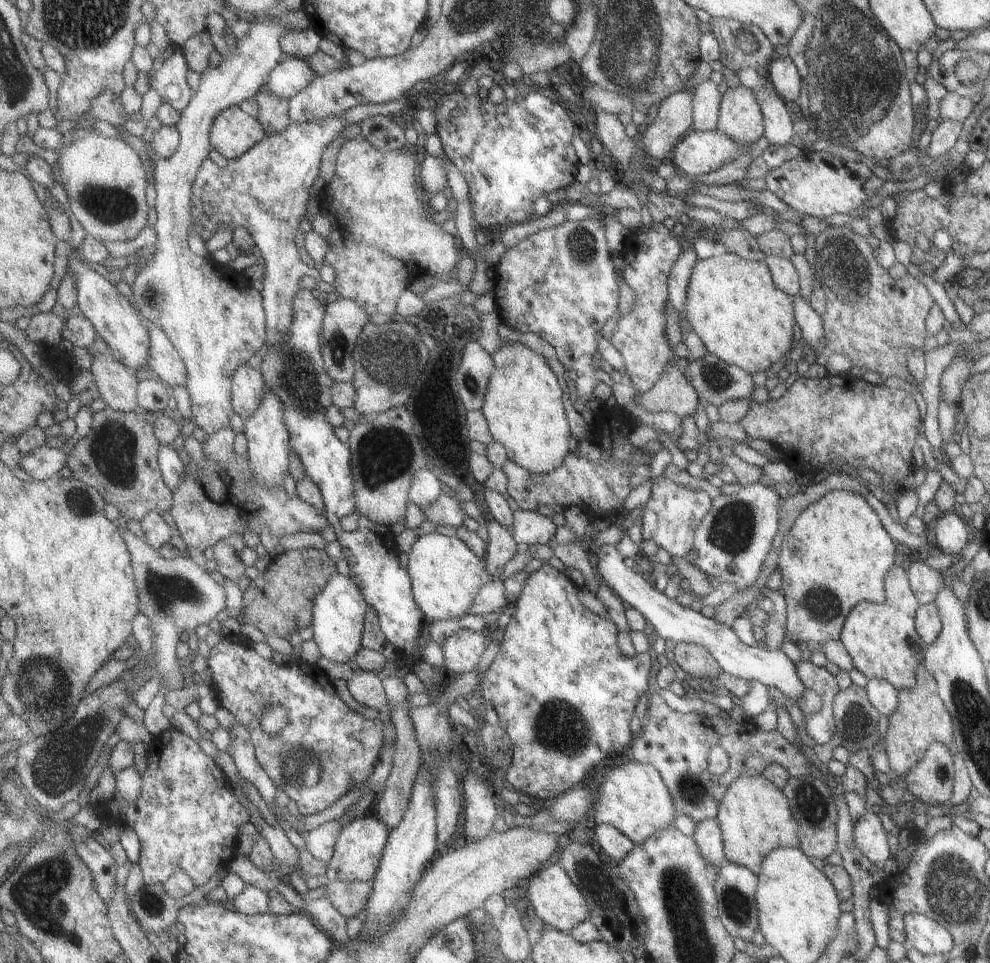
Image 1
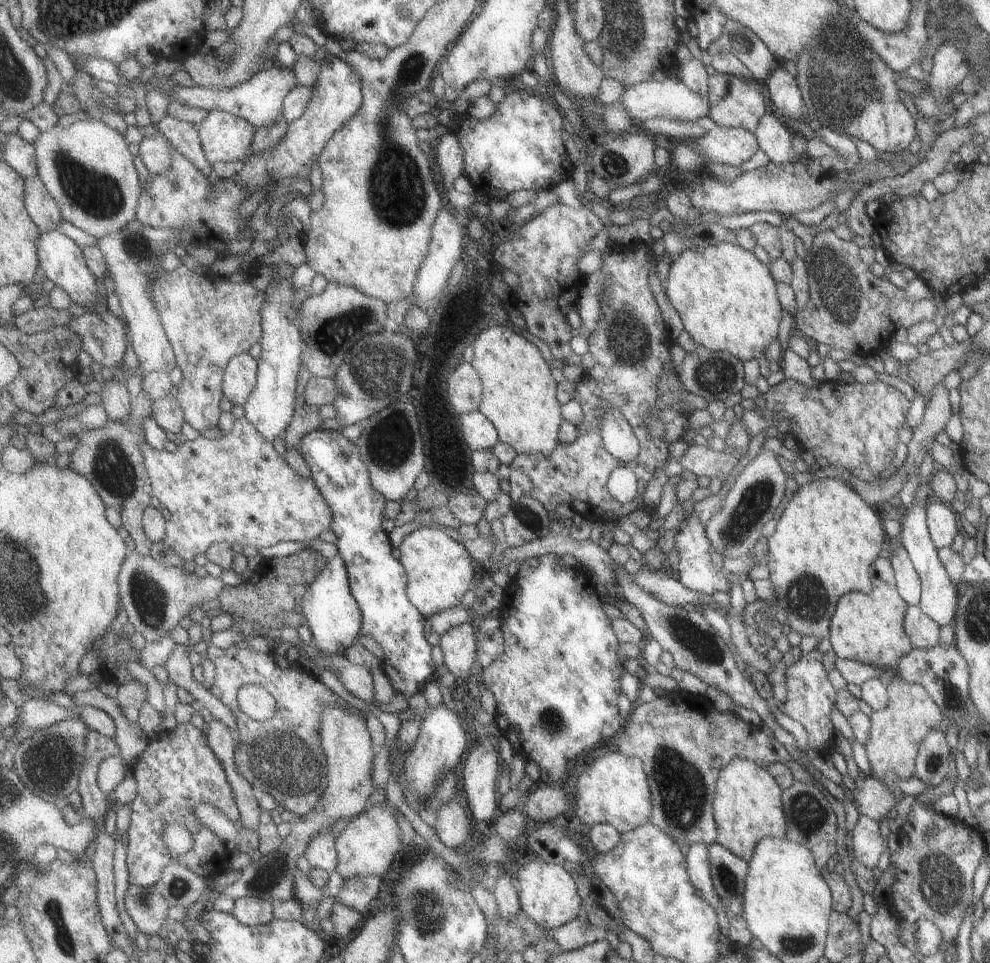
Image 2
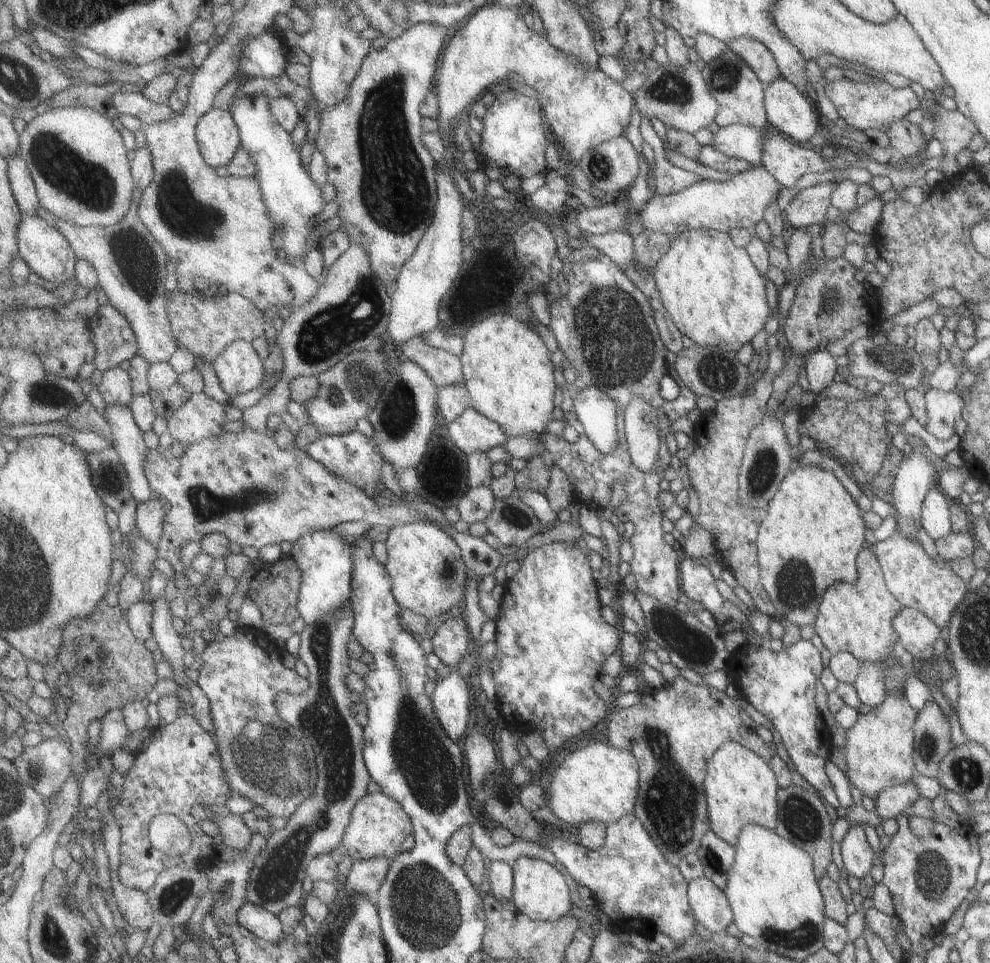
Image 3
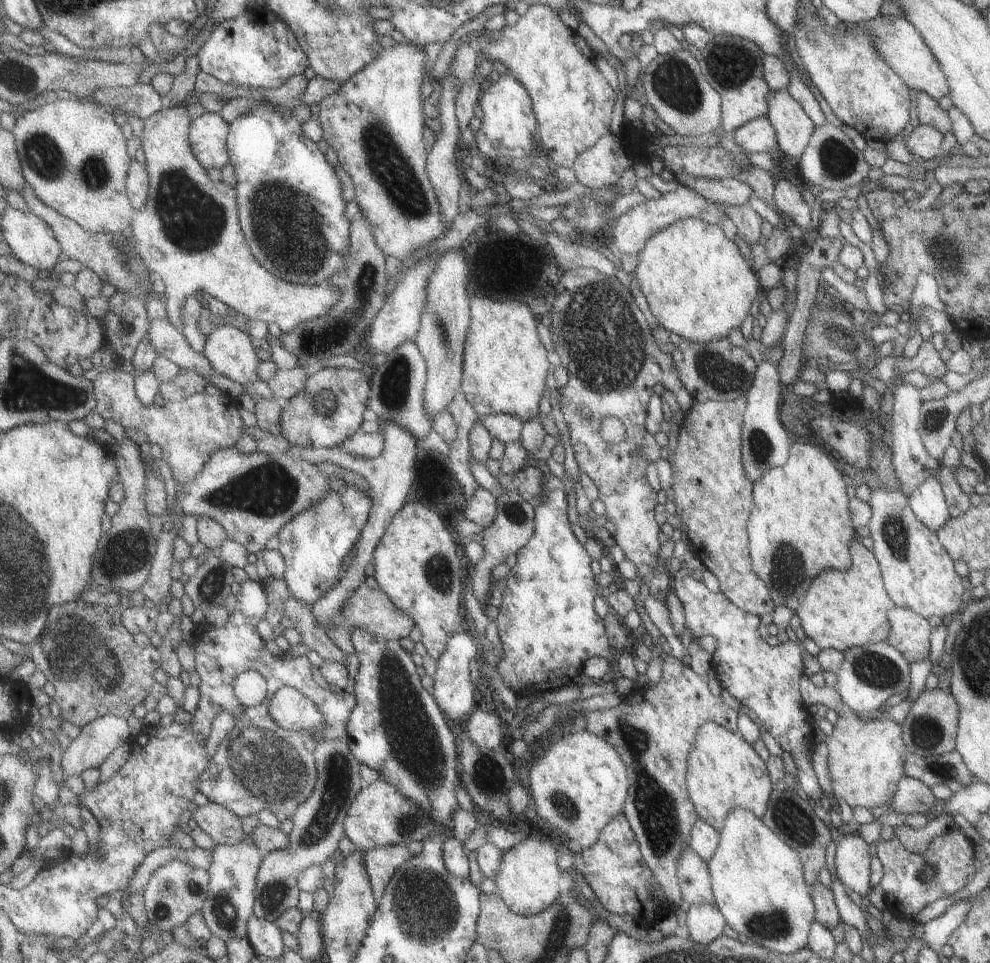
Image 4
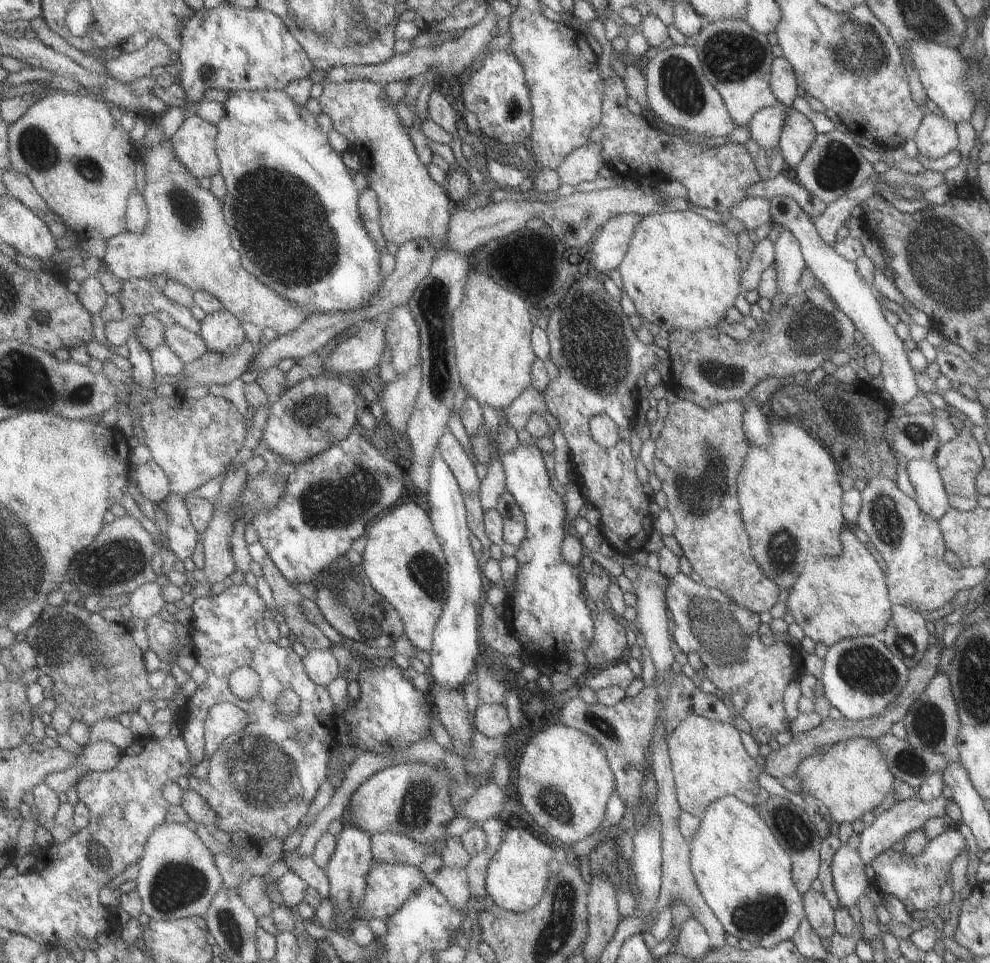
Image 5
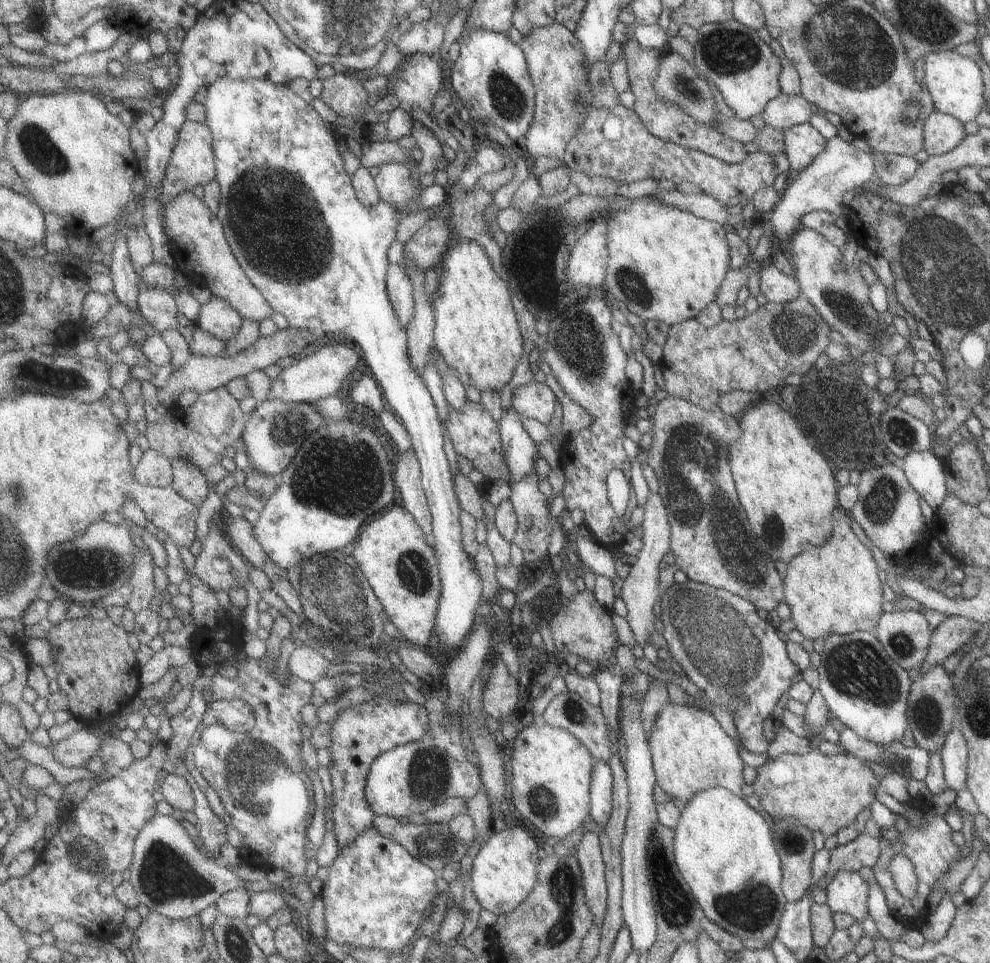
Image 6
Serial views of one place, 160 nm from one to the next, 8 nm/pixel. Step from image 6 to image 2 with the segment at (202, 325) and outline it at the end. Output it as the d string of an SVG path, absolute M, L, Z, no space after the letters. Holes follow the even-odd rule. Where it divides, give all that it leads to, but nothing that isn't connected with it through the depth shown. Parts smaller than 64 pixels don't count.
M249 353L236 354L226 366L224 372L224 398L230 400L235 407L244 406L255 390L259 375L259 360Z

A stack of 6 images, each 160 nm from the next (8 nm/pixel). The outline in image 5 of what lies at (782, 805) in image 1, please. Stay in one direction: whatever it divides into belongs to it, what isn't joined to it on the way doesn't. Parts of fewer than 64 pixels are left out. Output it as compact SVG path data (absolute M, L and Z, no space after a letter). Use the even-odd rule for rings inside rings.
M689 715L669 736L668 749L675 775L681 808L701 818L709 805L722 796L733 795L748 805L755 805L759 784L759 766L741 742L741 731L731 723Z

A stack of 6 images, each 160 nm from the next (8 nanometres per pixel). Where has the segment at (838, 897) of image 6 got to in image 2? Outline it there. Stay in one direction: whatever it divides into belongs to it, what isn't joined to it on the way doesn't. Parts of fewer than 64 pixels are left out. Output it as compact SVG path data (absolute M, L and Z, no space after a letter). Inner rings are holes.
M859 815L851 829L851 848L855 860L871 869L876 865L877 858L885 851L886 843L881 839L878 822L868 816Z

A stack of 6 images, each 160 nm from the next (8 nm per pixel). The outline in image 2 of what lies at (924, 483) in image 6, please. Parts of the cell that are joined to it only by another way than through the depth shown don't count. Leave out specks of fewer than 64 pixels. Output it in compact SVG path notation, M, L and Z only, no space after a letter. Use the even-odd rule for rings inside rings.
M927 502L923 507L926 527L933 546L936 549L949 547L955 535L962 532L958 515L951 512L950 506L943 502Z

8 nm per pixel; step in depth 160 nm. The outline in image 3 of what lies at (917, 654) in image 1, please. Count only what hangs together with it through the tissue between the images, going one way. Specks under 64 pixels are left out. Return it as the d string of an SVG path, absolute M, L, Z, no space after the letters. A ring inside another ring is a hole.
M868 546L858 552L855 566L858 577L853 584L836 582L824 589L811 626L831 655L845 651L858 661L881 661L897 642L891 621L902 606L888 594L878 560Z

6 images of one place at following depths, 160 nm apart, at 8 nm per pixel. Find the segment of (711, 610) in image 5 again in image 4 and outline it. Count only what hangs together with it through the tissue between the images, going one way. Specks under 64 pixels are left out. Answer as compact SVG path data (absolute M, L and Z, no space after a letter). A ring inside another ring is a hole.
M687 567L677 570L674 573L673 581L674 592L684 608L685 628L689 628L694 637L710 635L717 640L713 662L714 670L721 680L721 686L744 706L751 709L759 718L767 734L779 744L782 750L789 752L796 768L796 784L801 786L801 790L807 794L808 798L815 800L823 797L822 788L819 787L815 773L811 770L811 746L815 746L815 742L814 744L805 742L805 736L807 736L807 740L811 740L811 726L807 722L807 712L803 710L803 702L801 702L799 690L797 690L797 684L803 674L803 658L801 658L803 648L799 646L799 643L789 640L779 642L771 648L757 634L757 624L759 624L757 615L741 610L722 592L712 592L703 584L703 581L693 579L689 572Z

